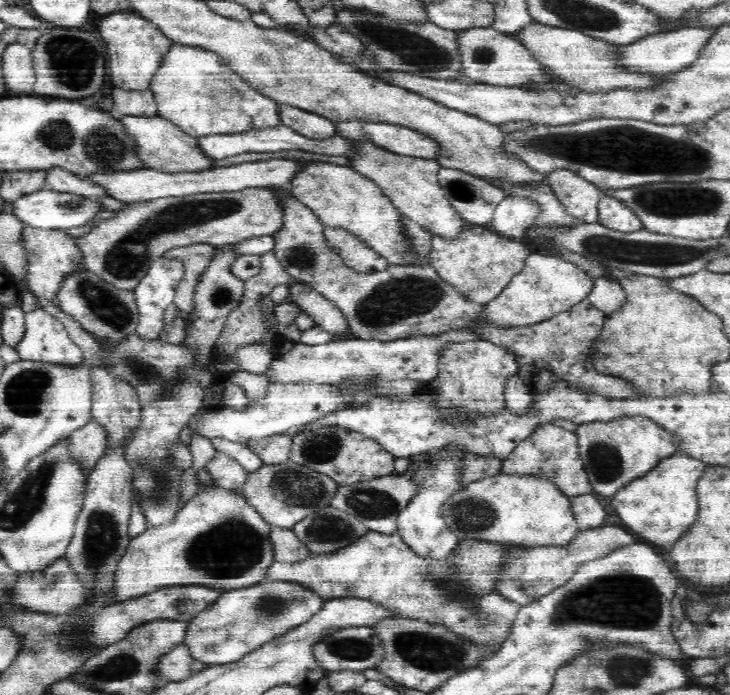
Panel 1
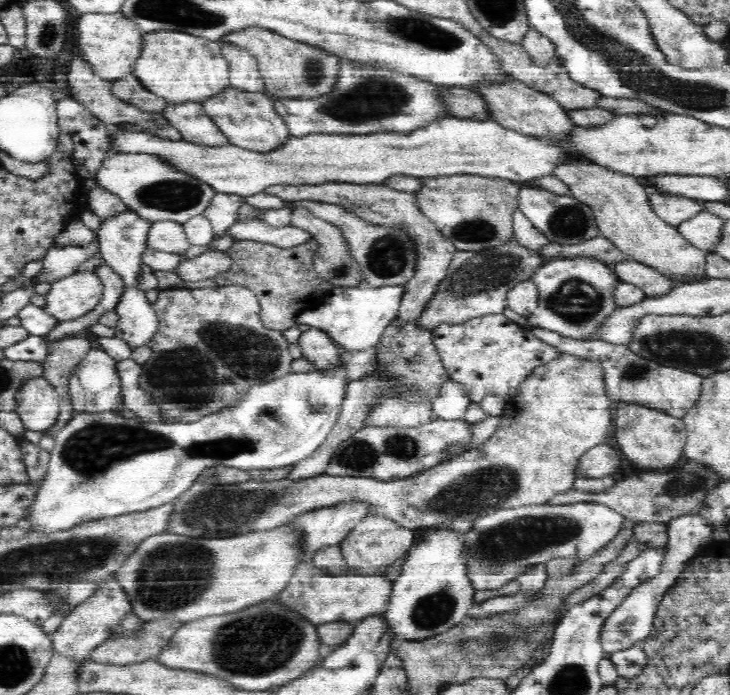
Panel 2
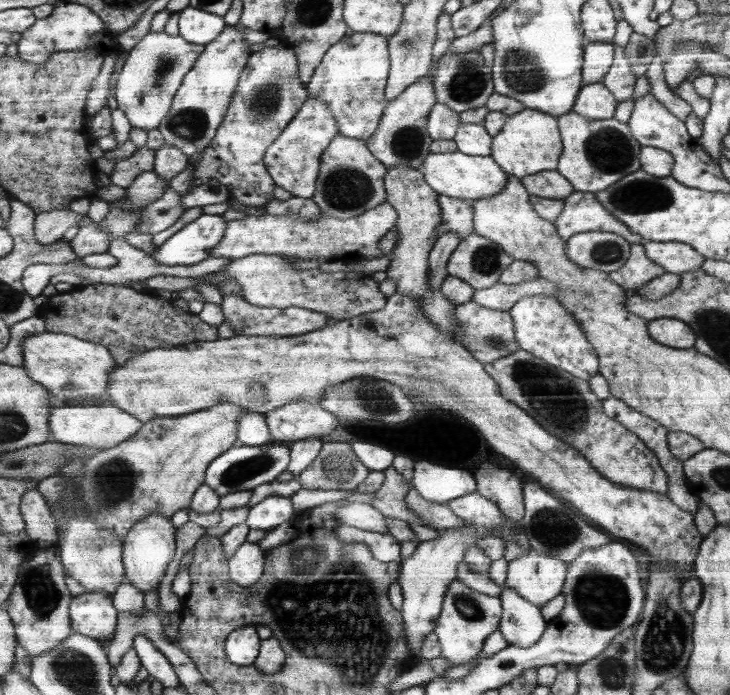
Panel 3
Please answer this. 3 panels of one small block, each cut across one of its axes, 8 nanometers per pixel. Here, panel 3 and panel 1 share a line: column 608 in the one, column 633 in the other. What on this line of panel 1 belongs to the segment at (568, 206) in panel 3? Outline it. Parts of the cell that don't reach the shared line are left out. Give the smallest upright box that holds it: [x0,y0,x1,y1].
[597,195,643,232]

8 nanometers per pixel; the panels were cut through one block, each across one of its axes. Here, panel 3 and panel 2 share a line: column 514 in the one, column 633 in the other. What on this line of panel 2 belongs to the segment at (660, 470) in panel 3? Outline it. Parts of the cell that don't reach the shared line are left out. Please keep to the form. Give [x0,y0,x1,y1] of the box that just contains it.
[530,327,704,419]

